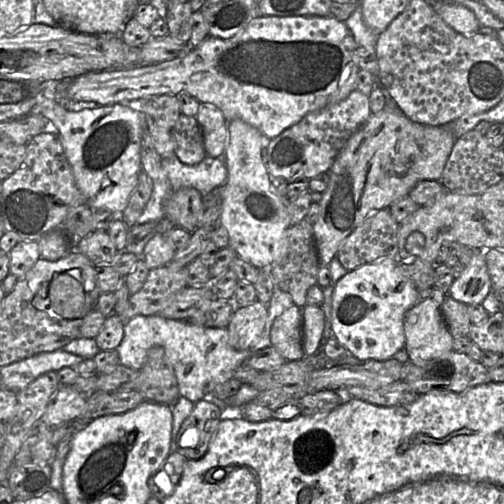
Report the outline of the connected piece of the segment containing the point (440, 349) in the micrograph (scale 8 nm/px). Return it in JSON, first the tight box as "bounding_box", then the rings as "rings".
{"bounding_box":[404,298,453,365],"rings":[[[430,298],[410,308],[404,319],[409,361],[421,365],[453,350],[453,338],[440,307]]]}

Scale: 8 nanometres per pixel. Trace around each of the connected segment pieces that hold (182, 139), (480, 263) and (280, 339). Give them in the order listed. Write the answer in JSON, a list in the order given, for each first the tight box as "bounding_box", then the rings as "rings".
[{"bounding_box":[174,115,207,165],"rings":[[[180,115],[174,128],[174,145],[175,155],[186,165],[196,165],[207,157],[196,117]]]},{"bounding_box":[448,250,491,305],"rings":[[[474,250],[474,256],[459,278],[454,279],[448,296],[465,305],[481,304],[491,293],[491,281],[484,257],[485,250]]]},{"bounding_box":[271,305,305,361],"rings":[[[294,305],[275,319],[271,328],[271,345],[286,361],[305,358],[301,307]]]}]

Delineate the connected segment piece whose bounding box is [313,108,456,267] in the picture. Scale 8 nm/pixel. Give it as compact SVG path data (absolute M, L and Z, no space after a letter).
M383 109L371 114L367 123L346 143L334 164L327 172L329 184L320 201L320 211L313 224L314 239L321 266L329 266L344 240L372 213L409 195L421 181L440 181L447 159L456 138L447 127L416 123L397 109Z

